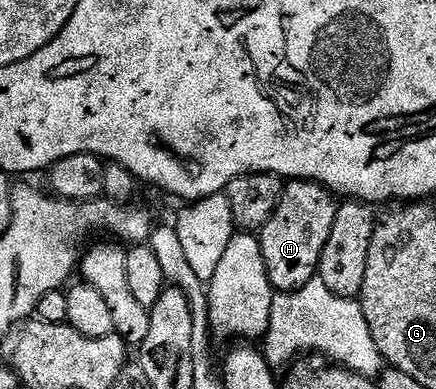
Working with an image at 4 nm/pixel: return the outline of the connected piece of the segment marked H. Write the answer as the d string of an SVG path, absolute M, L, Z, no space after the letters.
M289 180L286 183L279 204L275 206L275 214L267 218L259 233L263 262L274 293L297 291L316 277L323 246L327 246L327 237L335 223L337 206L333 193L314 180Z

